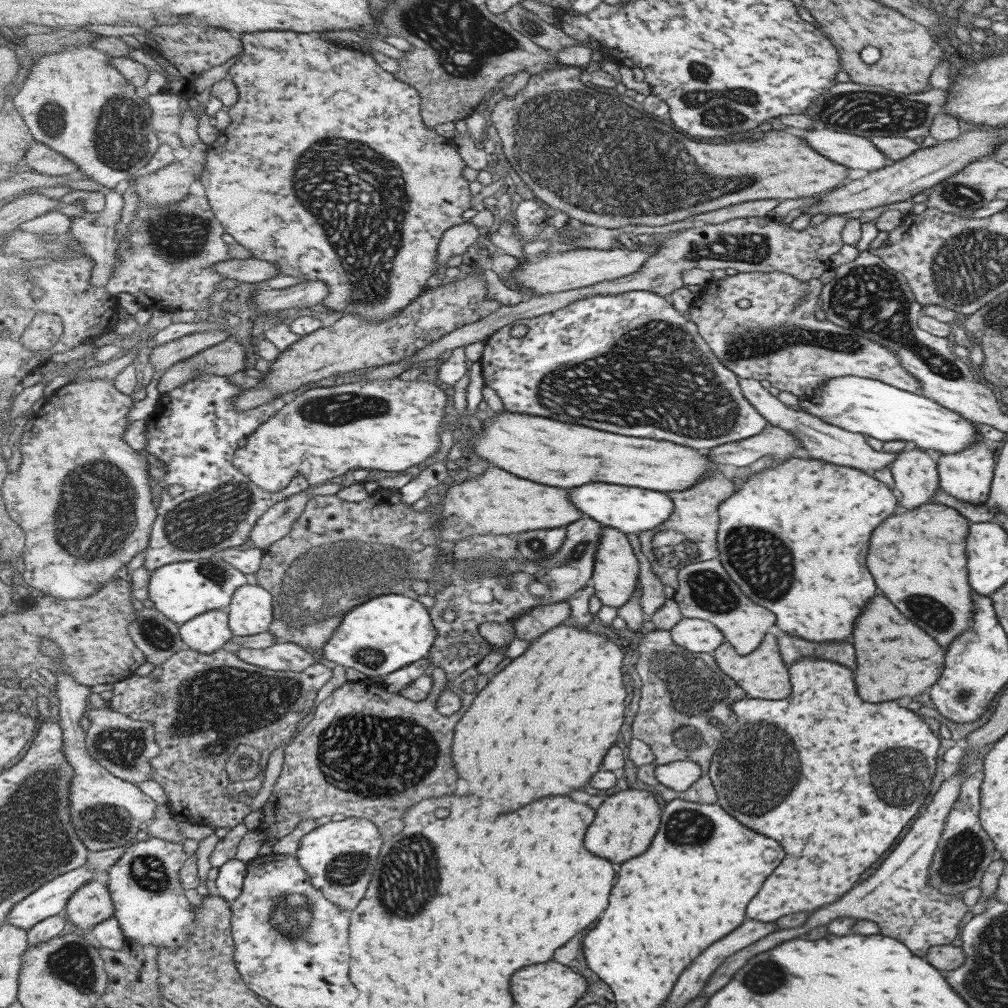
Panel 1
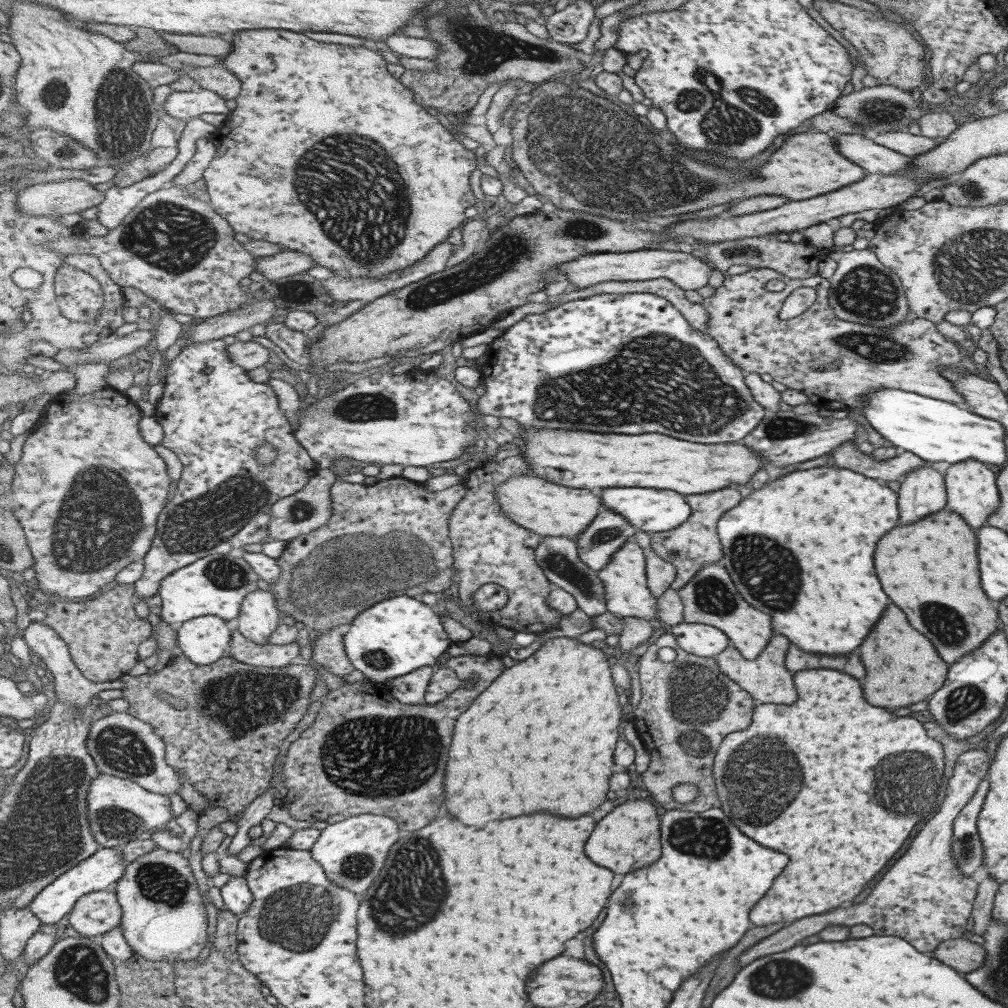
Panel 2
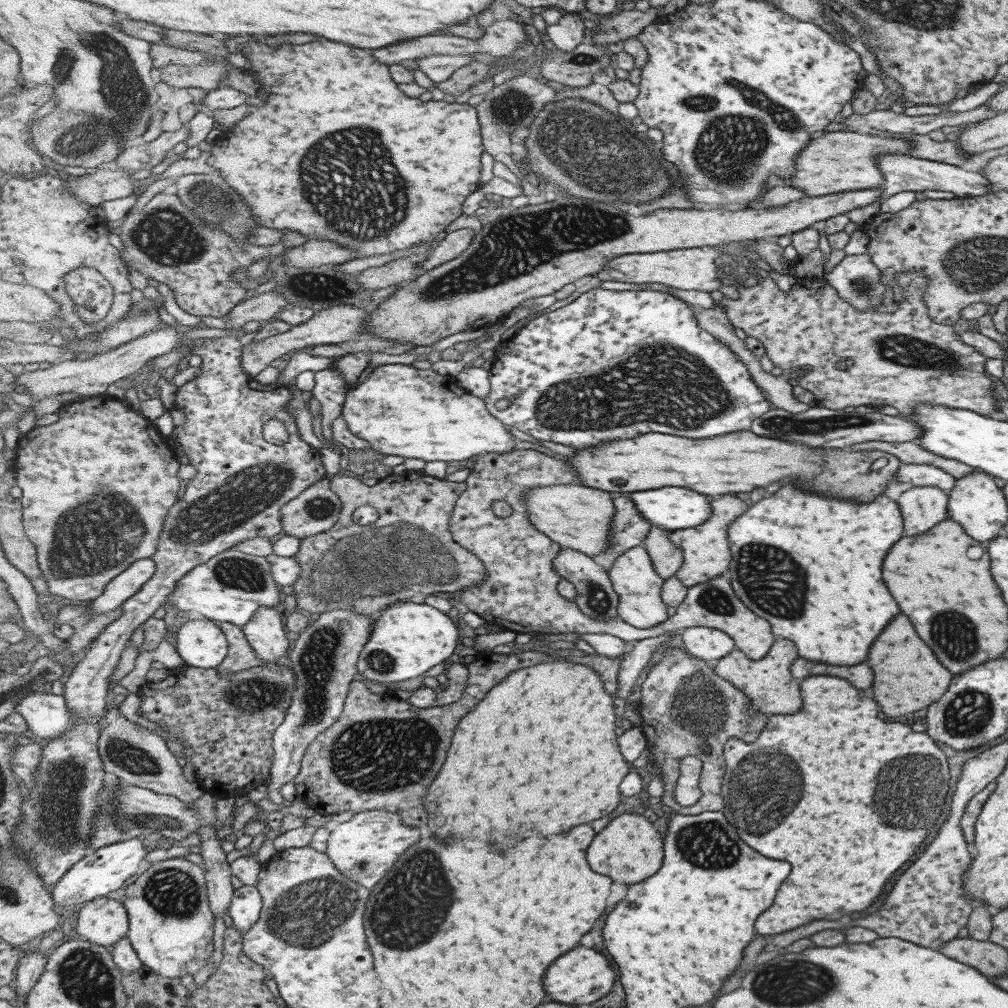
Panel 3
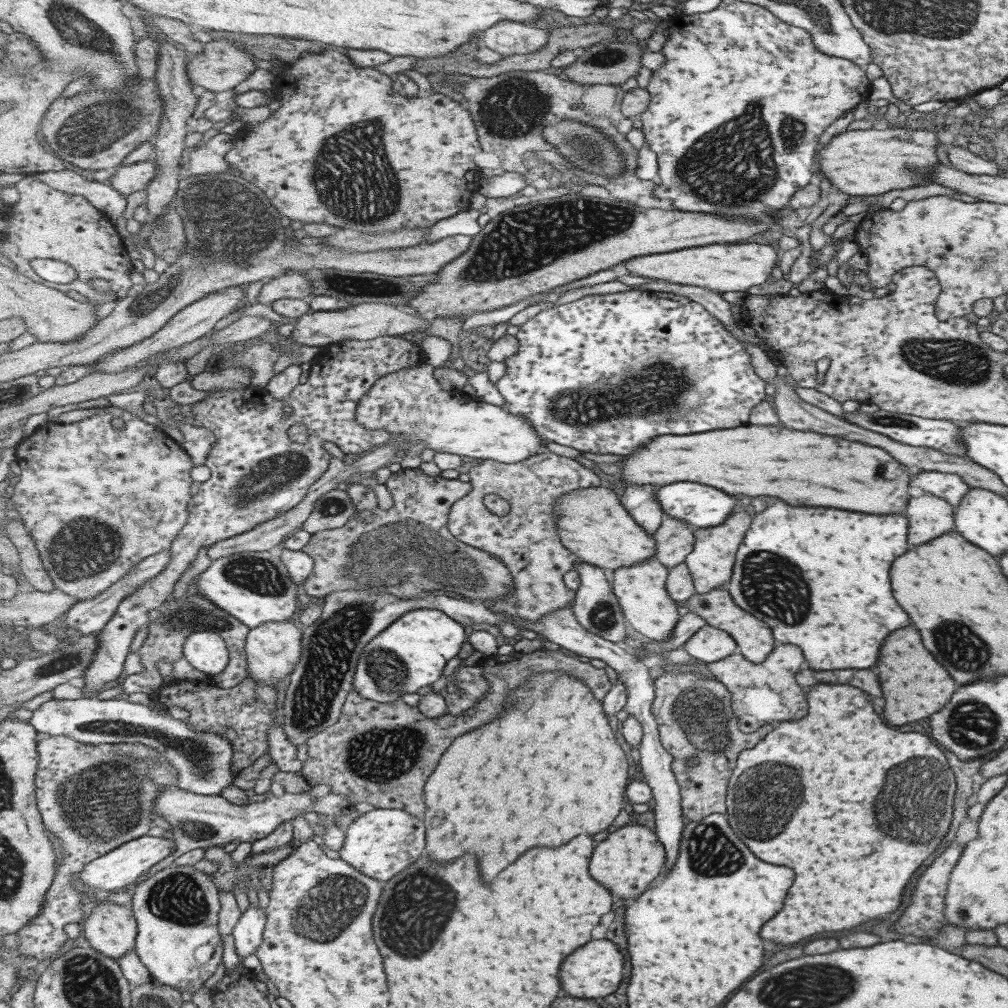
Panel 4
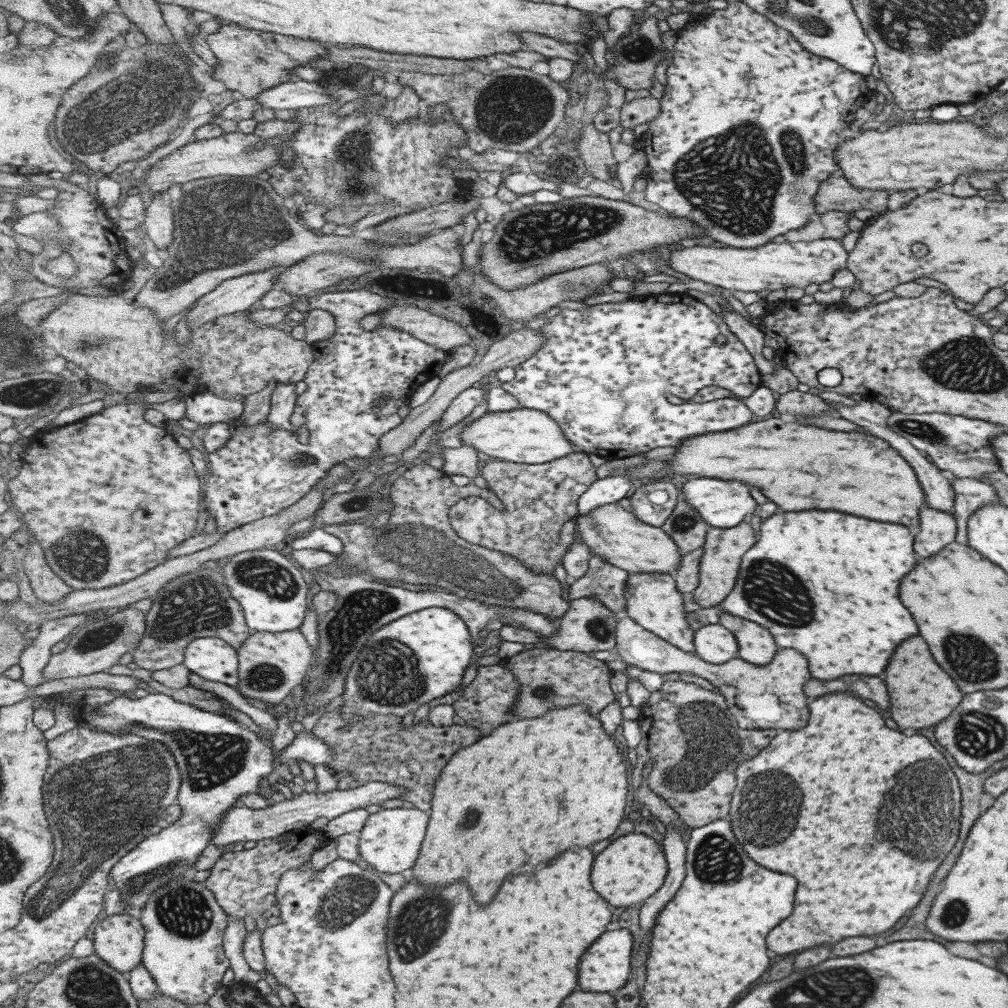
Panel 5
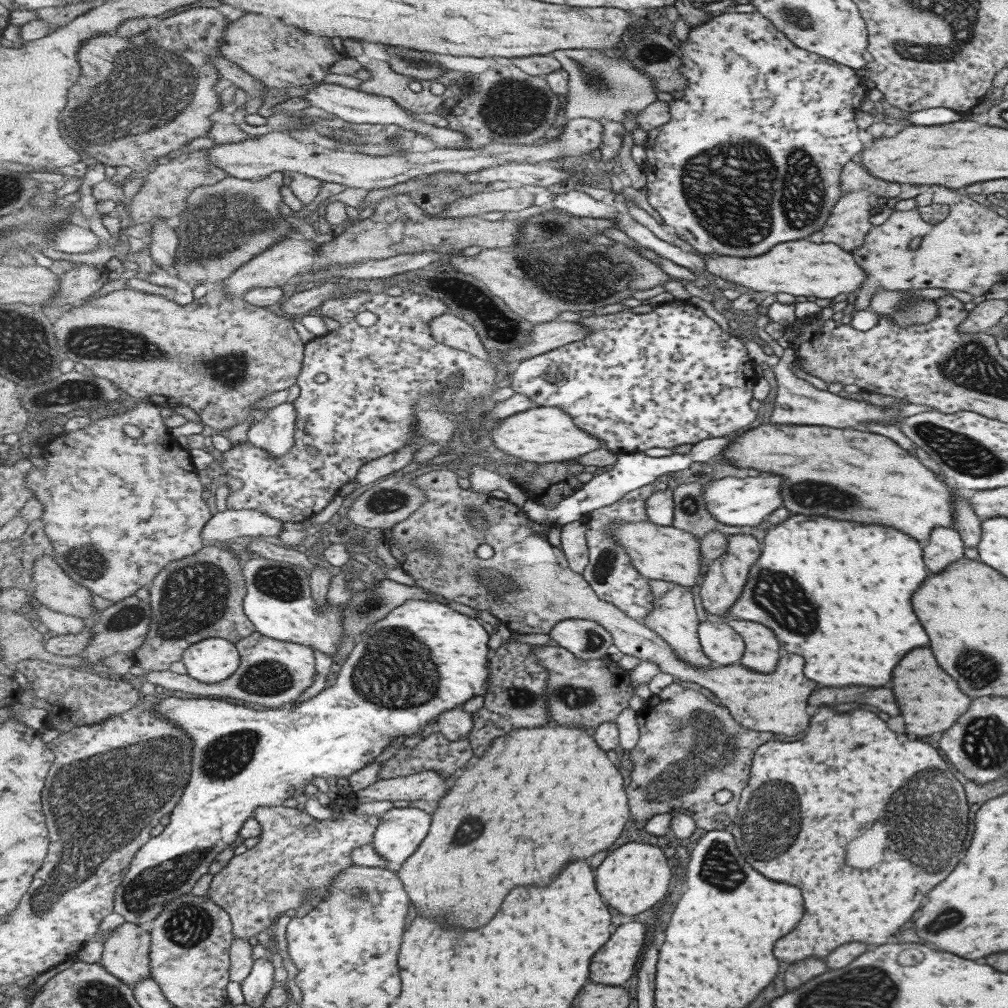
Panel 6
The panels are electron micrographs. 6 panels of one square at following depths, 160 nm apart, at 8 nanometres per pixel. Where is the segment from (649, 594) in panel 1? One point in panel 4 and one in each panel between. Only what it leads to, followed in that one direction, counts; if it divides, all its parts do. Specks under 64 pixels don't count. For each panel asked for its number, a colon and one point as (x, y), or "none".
2: (661, 574)
3: (668, 558)
4: (675, 540)

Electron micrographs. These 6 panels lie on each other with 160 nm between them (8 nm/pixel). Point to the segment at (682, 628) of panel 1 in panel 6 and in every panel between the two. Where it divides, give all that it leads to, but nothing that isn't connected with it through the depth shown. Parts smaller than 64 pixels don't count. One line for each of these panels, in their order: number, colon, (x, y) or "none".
2: (703, 640)
3: (706, 644)
4: (708, 644)
5: (714, 643)
6: (723, 646)

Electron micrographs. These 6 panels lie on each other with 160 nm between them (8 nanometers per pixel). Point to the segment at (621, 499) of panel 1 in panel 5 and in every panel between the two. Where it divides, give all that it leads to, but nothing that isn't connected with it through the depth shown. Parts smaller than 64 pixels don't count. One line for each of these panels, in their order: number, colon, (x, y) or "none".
2: (652, 510)
3: (672, 508)
4: (700, 506)
5: (722, 504)

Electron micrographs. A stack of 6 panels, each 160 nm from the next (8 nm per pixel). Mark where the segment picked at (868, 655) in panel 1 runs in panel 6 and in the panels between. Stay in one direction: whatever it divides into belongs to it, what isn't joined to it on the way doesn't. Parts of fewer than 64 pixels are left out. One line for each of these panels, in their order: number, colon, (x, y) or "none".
2: (898, 660)
3: (906, 677)
4: (913, 685)
5: (920, 694)
6: (929, 701)

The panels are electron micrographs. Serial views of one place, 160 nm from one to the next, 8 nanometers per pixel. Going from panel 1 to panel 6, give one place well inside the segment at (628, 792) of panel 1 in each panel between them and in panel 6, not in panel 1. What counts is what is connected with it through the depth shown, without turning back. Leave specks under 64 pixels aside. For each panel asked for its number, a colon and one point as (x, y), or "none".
2: (630, 837)
3: (630, 849)
4: (630, 860)
5: (632, 869)
6: (634, 878)

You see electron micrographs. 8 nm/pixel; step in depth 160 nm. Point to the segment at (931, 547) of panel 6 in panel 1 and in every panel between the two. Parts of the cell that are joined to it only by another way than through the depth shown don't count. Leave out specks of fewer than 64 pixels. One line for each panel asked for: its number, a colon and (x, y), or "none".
1: (914, 474)
2: (921, 492)
3: (921, 506)
4: (928, 515)
5: (936, 528)

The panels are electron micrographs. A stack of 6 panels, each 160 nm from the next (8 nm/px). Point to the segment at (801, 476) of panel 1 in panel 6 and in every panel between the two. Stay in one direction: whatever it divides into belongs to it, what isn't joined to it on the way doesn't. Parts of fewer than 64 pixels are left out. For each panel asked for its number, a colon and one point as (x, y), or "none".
2: (804, 542)
3: (817, 560)
4: (817, 577)
5: (824, 583)
6: (837, 593)

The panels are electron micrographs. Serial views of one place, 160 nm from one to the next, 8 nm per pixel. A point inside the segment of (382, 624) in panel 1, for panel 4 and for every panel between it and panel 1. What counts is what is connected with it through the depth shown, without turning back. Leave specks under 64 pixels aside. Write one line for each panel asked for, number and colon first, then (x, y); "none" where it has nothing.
2: (401, 634)
3: (409, 639)
4: (407, 657)

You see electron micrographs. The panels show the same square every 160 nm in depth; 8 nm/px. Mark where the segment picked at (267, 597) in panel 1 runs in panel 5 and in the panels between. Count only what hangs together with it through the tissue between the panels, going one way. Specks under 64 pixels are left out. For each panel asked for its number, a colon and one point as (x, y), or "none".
2: (260, 617)
3: (266, 633)
4: (274, 648)
5: (271, 663)

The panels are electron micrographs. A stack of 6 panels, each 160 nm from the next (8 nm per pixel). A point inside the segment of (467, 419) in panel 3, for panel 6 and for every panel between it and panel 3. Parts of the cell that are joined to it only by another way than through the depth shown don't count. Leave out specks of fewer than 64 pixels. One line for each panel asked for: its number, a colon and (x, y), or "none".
4: (411, 403)
5: (526, 436)
6: (543, 435)

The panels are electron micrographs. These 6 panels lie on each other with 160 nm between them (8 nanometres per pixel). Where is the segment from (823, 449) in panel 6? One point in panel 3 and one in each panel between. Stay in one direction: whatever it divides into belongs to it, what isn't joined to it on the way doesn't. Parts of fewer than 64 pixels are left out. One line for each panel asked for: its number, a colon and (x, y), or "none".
3: (738, 463)
4: (801, 467)
5: (799, 467)

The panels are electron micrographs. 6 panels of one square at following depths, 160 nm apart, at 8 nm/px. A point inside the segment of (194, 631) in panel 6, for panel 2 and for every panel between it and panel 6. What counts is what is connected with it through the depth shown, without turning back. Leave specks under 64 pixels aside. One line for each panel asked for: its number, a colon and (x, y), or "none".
2: (273, 655)
3: (242, 656)
4: (179, 618)
5: (199, 604)

